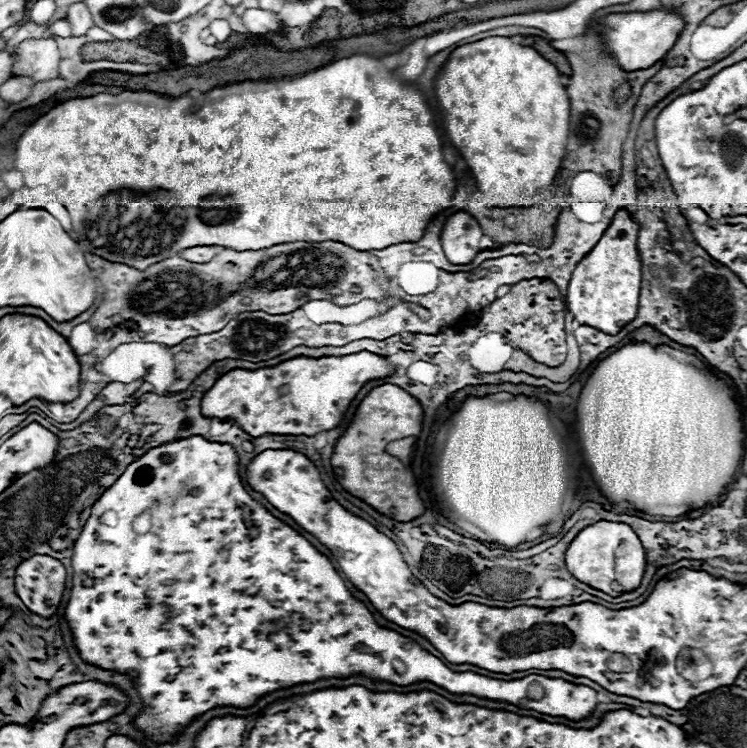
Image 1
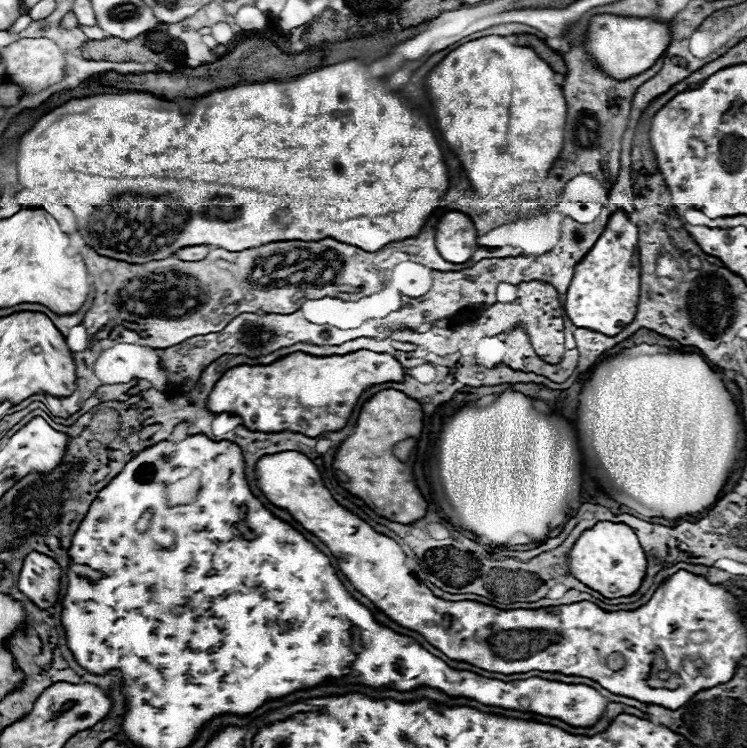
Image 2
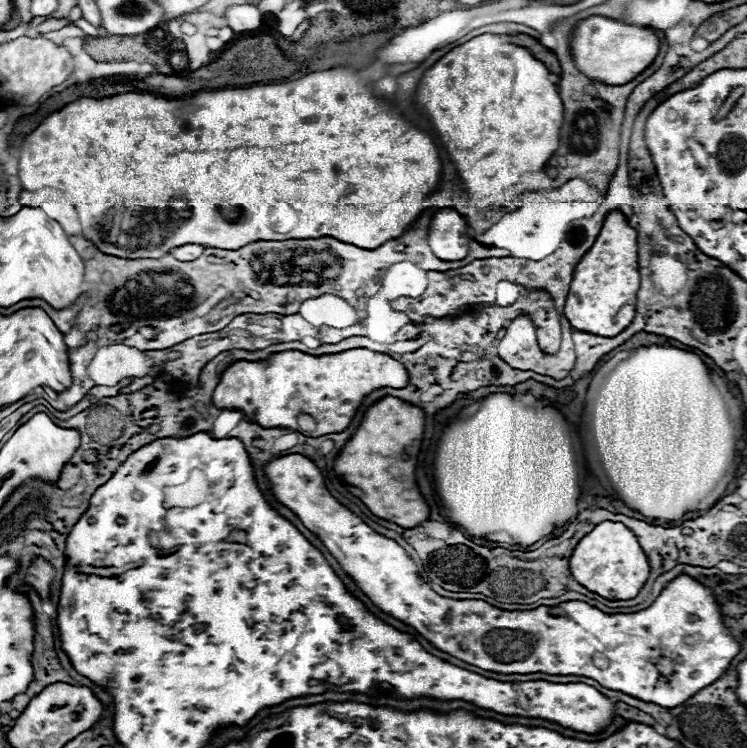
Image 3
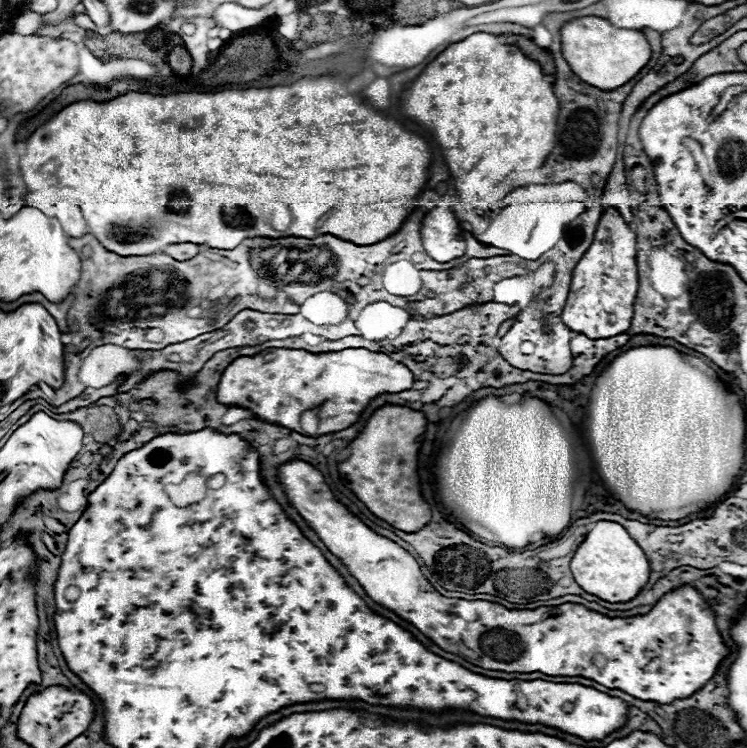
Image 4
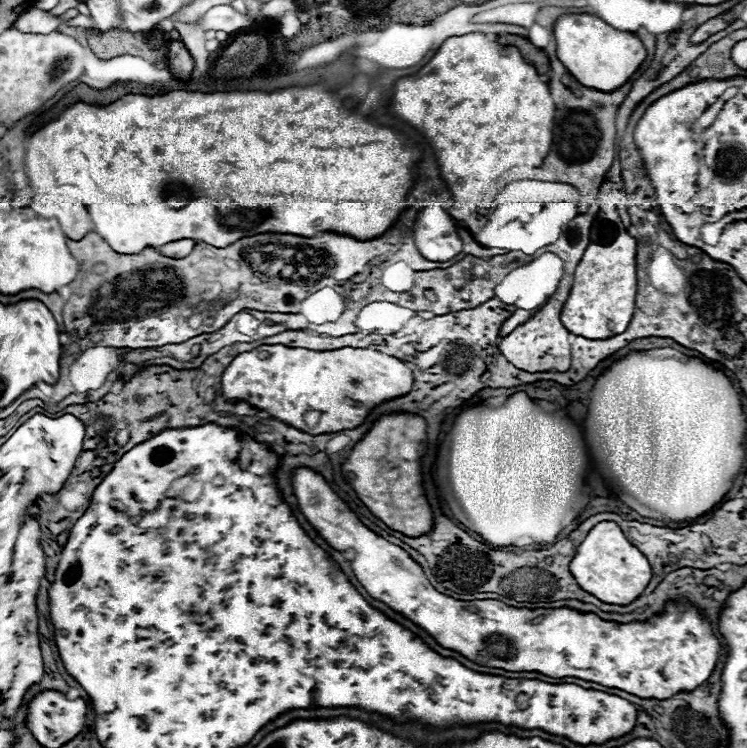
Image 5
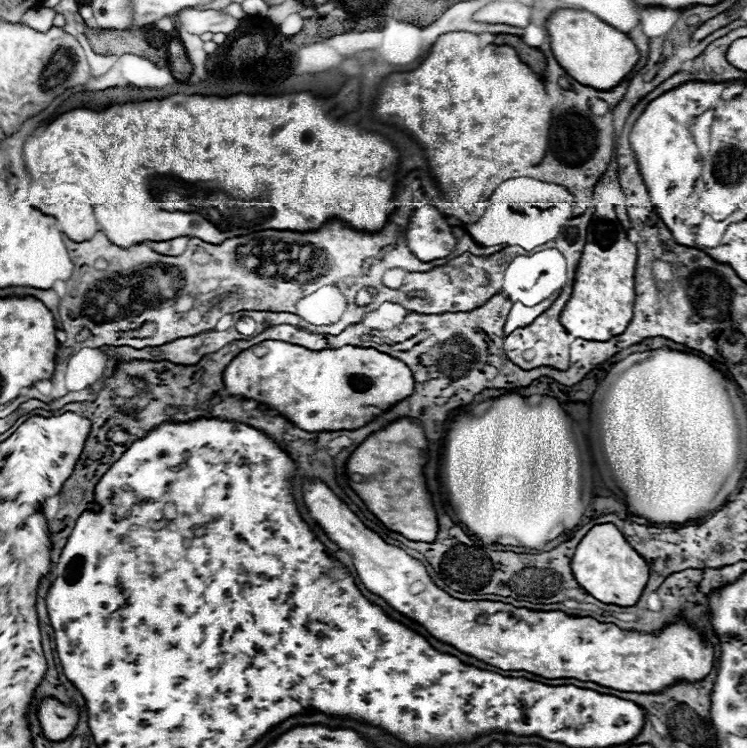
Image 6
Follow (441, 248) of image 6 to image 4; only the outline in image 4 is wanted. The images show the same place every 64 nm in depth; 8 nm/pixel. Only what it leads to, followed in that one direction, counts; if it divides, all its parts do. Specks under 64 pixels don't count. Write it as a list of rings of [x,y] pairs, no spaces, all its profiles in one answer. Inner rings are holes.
[[[438,206],[424,218],[422,244],[428,256],[438,262],[448,262],[464,256],[466,242],[462,238],[460,222],[452,210]]]

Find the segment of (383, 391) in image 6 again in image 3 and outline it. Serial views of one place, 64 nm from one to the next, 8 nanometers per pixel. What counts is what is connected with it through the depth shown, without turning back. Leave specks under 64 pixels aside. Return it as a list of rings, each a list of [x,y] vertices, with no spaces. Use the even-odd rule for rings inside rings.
[[[356,348],[340,354],[312,356],[298,350],[278,352],[262,362],[240,360],[224,370],[220,384],[214,388],[212,404],[224,410],[240,410],[250,422],[262,428],[290,428],[298,430],[296,418],[310,414],[316,420],[316,430],[310,436],[324,436],[342,432],[362,398],[376,388],[392,386],[404,388],[408,384],[406,368],[388,354]]]

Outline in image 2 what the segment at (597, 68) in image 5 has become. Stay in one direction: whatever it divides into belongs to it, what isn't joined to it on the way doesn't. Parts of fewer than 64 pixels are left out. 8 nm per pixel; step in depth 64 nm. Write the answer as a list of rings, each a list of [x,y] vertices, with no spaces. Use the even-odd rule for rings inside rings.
[[[600,14],[590,20],[586,48],[598,60],[598,64],[616,78],[636,76],[636,72],[648,70],[670,46],[672,30],[656,18],[636,18],[636,16],[614,16]]]

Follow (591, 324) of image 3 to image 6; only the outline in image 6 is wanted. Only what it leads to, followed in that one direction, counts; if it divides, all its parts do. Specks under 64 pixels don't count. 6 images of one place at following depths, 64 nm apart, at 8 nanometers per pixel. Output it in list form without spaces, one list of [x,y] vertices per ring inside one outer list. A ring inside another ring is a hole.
[[[594,204],[594,216],[588,226],[586,246],[576,268],[574,290],[560,314],[564,328],[584,340],[610,340],[624,332],[632,320],[634,310],[634,268],[636,268],[636,244],[632,244],[616,218],[614,206]]]

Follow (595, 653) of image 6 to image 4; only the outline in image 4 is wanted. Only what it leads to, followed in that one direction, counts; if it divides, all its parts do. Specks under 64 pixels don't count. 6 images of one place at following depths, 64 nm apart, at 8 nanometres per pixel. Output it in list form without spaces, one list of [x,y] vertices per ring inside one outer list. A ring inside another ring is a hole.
[[[288,460],[278,466],[278,480],[284,486],[288,502],[306,524],[320,536],[328,550],[338,556],[348,572],[360,582],[364,592],[380,606],[392,610],[402,620],[414,624],[424,636],[428,636],[442,650],[464,658],[466,662],[500,672],[542,672],[548,676],[584,676],[596,680],[606,688],[622,690],[634,698],[650,700],[658,704],[672,704],[674,700],[688,698],[700,690],[716,672],[720,662],[730,654],[730,648],[722,642],[722,636],[716,628],[716,614],[704,596],[692,586],[678,586],[672,592],[666,592],[648,614],[632,618],[608,618],[596,610],[588,610],[582,604],[560,604],[560,606],[542,606],[536,610],[508,610],[500,604],[486,600],[452,600],[438,594],[432,584],[422,576],[418,562],[396,542],[370,530],[360,518],[356,518],[344,504],[336,500],[320,470],[304,460]],[[604,654],[606,666],[596,668],[594,656]]]

